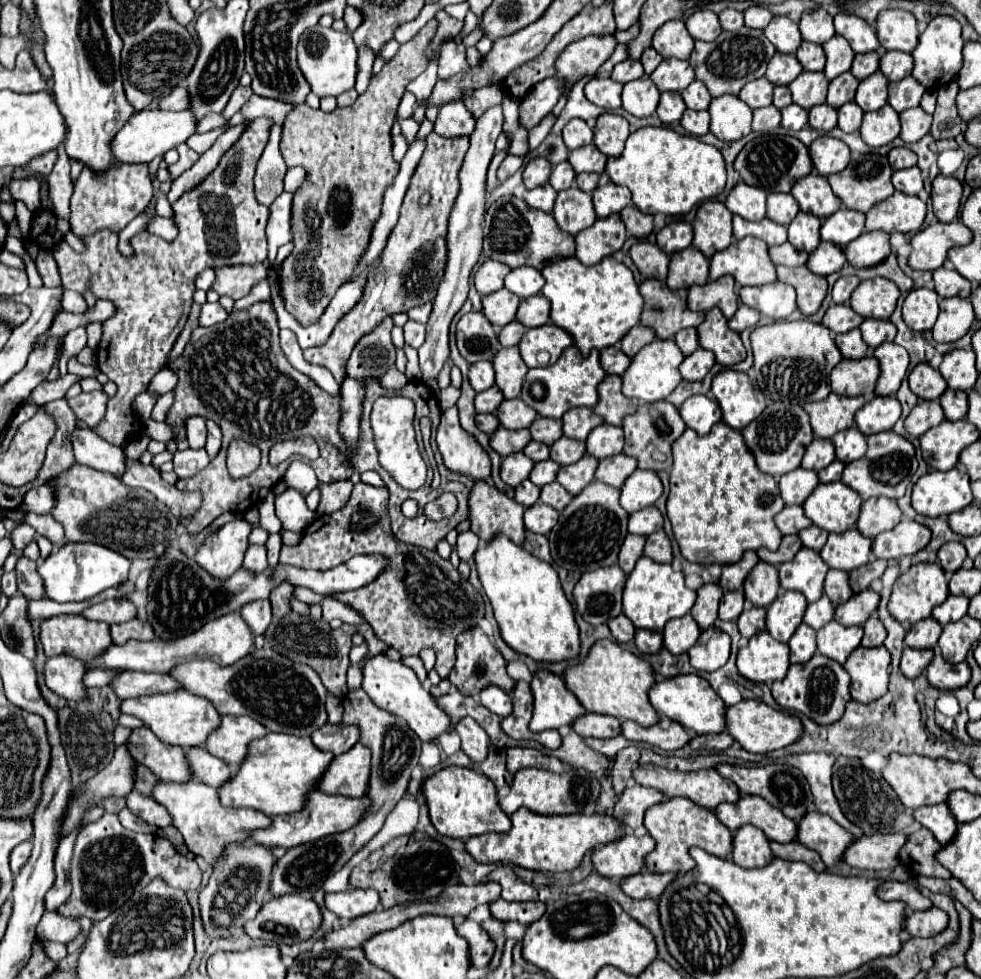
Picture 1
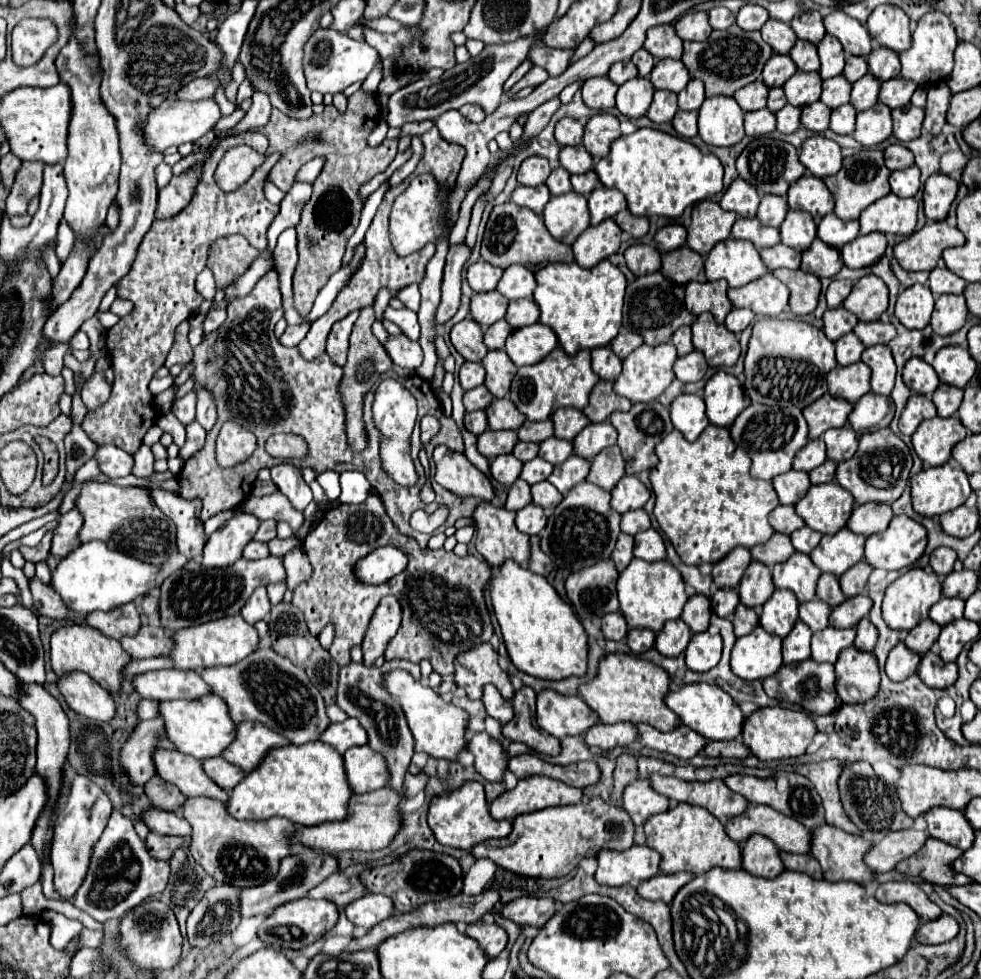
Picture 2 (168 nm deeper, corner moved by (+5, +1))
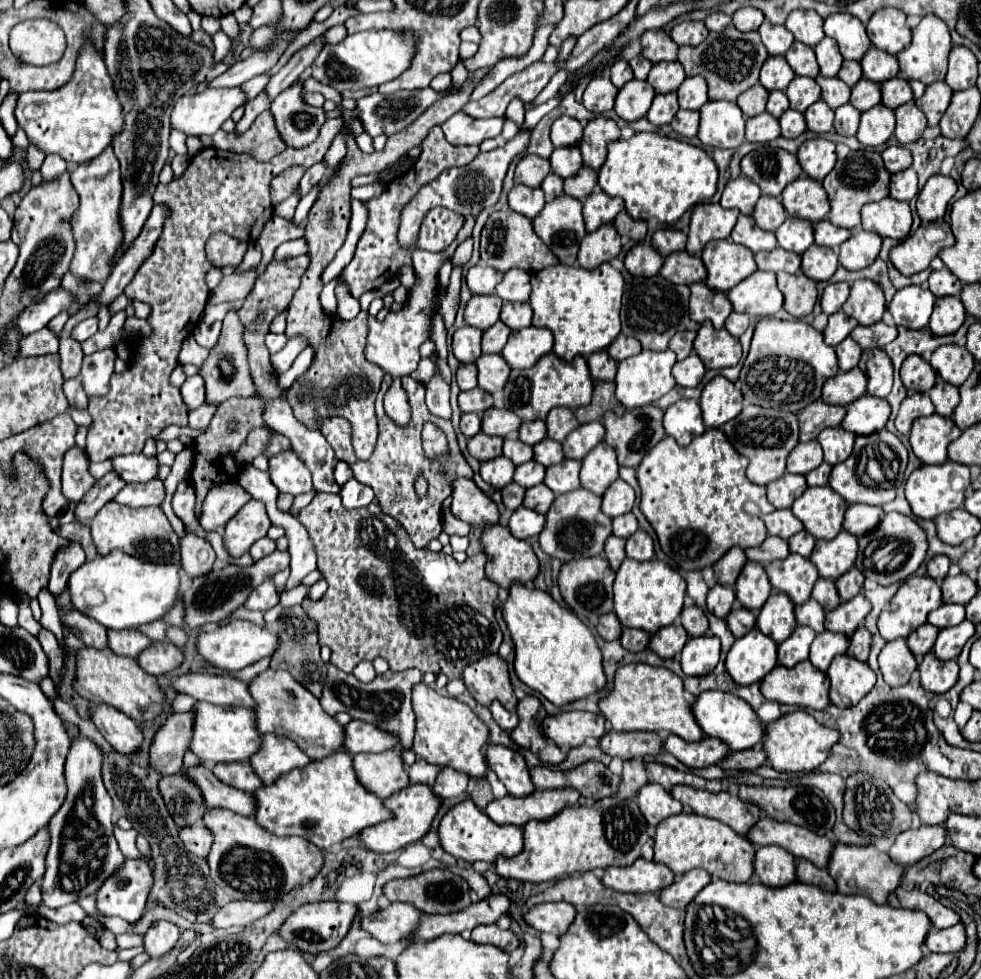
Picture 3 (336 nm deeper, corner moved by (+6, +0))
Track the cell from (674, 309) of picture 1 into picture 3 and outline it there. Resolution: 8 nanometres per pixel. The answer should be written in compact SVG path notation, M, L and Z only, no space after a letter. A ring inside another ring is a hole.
M660 275L654 277L634 277L624 291L622 305L622 333L636 337L642 343L642 349L664 351L670 339L686 329L698 329L698 323L692 323L688 317L688 297L690 289L686 285L674 285Z

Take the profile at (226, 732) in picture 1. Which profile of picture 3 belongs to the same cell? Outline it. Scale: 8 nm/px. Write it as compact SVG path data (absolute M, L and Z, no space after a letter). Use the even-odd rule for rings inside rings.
M264 733L262 737L264 745L260 745L260 753L256 753L256 757L252 757L248 763L264 785L272 785L282 773L288 773L294 767L304 767L310 761L294 741L288 741L288 737L274 733Z

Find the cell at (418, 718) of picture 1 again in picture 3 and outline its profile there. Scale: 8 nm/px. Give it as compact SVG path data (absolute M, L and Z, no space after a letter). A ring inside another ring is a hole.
M418 683L412 689L412 707L416 713L414 753L432 765L448 765L468 777L484 777L486 761L484 747L488 739L488 727L458 699L436 693L426 683Z

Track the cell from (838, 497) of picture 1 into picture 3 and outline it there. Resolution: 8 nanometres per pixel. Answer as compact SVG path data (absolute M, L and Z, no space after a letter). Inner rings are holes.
M808 487L792 505L792 513L816 539L834 539L842 531L846 501L832 487Z

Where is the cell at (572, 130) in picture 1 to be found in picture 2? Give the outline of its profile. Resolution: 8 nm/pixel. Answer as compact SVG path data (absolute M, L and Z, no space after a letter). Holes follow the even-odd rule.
M561 118L555 126L555 140L561 146L579 146L583 138L583 126L575 118Z

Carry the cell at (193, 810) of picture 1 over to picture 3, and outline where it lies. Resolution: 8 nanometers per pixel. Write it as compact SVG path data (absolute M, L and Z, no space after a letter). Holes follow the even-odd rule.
M206 809L202 821L214 837L206 859L210 877L232 899L280 899L294 887L308 883L322 867L322 851L316 845L304 841L304 837L276 837L256 825L252 817L228 809Z

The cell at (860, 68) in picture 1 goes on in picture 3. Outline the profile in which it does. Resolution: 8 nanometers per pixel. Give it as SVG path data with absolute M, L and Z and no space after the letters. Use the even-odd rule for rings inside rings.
M844 61L838 77L840 77L848 87L852 87L854 83L858 83L858 81L862 79L862 67L860 67L860 63L858 63L858 61Z

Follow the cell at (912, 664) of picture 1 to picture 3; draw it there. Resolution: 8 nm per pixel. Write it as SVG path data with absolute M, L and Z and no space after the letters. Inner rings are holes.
M906 639L888 641L878 655L878 663L880 663L880 671L884 675L884 681L890 687L906 685L910 681L912 671L918 665L912 651L906 645Z

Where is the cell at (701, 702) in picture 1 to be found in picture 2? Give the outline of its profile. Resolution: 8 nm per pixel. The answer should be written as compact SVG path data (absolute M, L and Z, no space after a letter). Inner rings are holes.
M687 684L679 692L669 692L665 698L667 706L681 718L681 722L695 732L701 732L707 740L733 740L743 732L745 716L735 700L719 686L711 684Z

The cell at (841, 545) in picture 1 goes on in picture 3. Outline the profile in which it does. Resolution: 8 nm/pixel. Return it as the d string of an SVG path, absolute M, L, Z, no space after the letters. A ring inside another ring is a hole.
M842 531L830 541L816 541L816 549L812 551L810 561L816 565L820 577L836 581L854 565L856 555L858 539L852 533Z

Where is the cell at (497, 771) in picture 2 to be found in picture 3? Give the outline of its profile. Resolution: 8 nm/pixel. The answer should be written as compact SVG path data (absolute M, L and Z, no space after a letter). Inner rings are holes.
M488 745L486 763L498 775L510 795L524 797L534 791L526 761L518 751L502 745Z

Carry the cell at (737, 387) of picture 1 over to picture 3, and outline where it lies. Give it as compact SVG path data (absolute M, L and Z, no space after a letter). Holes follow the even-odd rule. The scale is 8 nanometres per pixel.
M714 377L700 397L702 419L706 427L720 427L742 411L742 393L726 377Z

